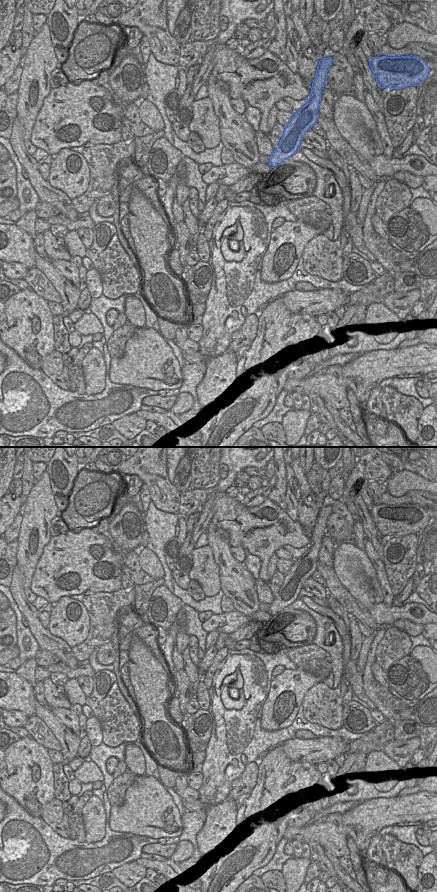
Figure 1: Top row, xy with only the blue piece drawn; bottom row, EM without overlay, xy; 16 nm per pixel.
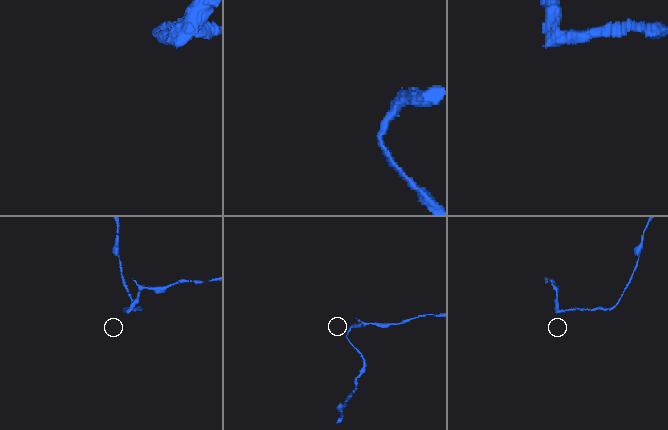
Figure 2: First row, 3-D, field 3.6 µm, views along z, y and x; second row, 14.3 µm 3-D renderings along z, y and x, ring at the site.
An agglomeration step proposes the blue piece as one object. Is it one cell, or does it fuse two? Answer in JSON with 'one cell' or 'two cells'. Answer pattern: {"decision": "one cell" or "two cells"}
{"decision": "one cell"}

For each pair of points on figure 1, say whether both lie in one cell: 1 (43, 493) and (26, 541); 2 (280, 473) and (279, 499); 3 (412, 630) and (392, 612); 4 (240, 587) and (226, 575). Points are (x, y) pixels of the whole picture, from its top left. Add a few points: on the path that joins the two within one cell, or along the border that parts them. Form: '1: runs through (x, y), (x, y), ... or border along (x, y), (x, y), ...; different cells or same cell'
1: runs through (40, 505), (35, 524), (31, 529); same cell
2: runs through (280, 479), (279, 493); same cell
3: border along (392, 623), (399, 619), (408, 619), (423, 625); different cells
4: runs through (237, 584), (229, 576); same cell

